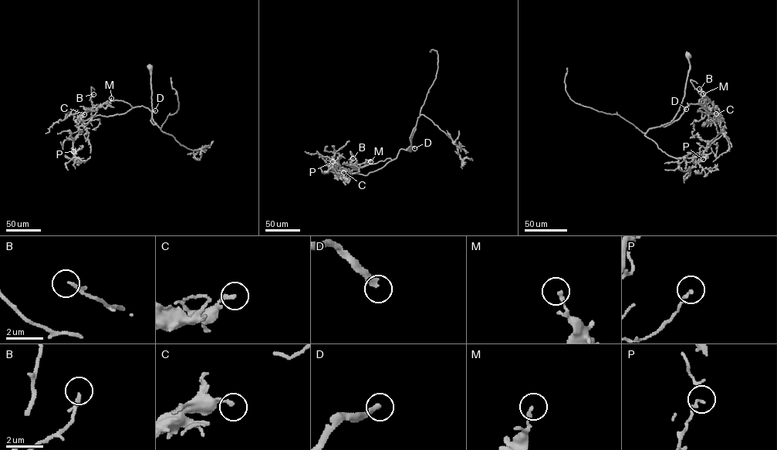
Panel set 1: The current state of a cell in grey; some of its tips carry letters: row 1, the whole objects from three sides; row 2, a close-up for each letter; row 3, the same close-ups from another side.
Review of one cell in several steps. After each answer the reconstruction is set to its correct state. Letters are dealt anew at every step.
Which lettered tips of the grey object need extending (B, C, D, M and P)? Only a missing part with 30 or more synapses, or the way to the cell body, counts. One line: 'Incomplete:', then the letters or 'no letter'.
Incomplete: D

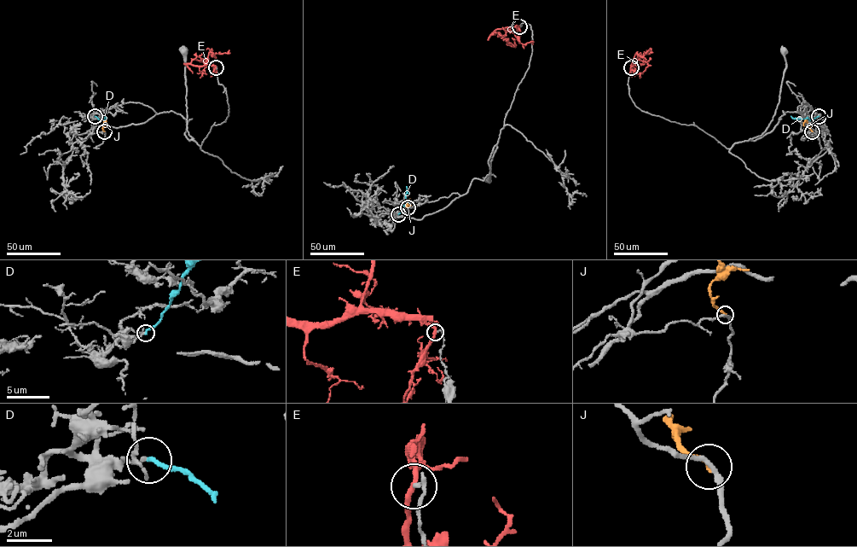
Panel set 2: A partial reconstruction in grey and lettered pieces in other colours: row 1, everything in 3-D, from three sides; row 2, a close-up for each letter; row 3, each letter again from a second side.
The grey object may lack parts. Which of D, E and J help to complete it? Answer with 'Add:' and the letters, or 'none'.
Add: none

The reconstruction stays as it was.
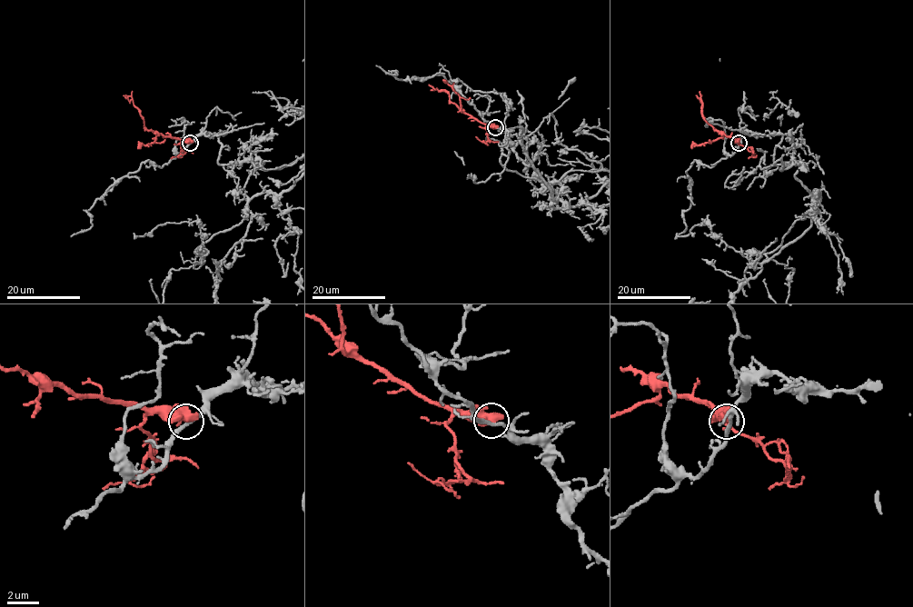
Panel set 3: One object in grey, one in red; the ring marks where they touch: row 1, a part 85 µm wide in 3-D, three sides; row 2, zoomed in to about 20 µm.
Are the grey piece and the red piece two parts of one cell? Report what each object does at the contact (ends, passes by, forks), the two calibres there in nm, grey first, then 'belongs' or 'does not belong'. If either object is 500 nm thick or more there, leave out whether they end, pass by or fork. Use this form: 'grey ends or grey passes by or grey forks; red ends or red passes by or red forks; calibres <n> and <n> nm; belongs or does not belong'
grey passes by; red forks; calibres 280 and 400 nm; does not belong

